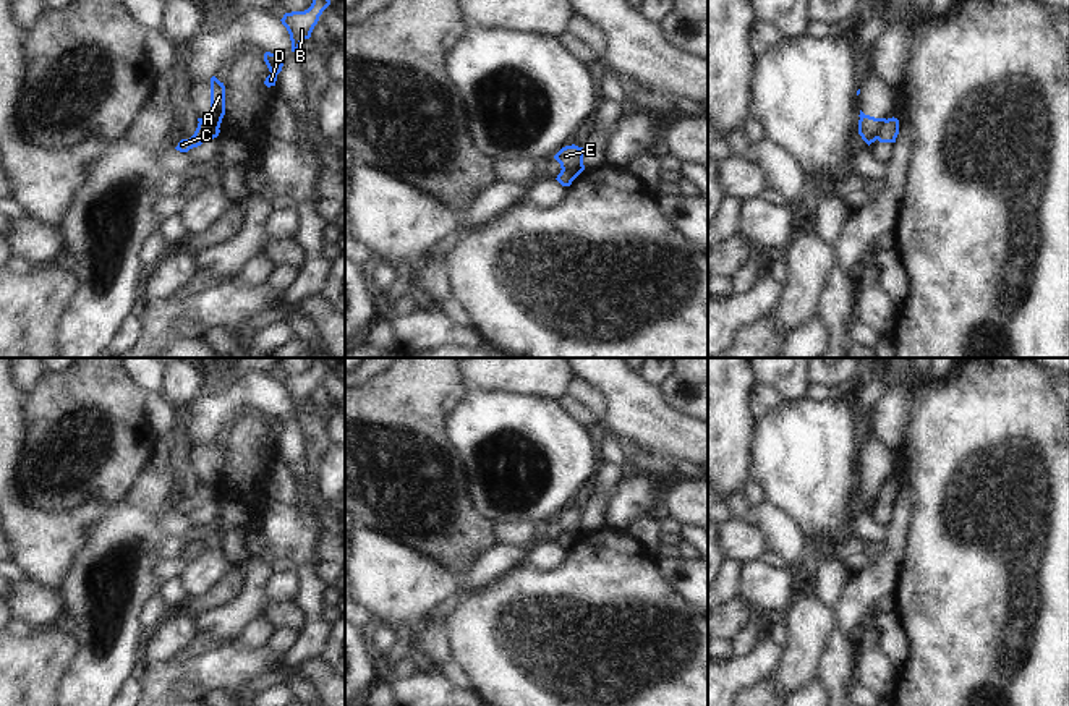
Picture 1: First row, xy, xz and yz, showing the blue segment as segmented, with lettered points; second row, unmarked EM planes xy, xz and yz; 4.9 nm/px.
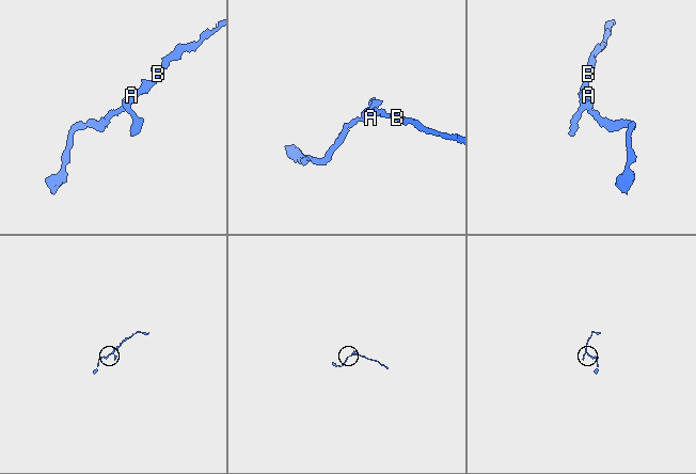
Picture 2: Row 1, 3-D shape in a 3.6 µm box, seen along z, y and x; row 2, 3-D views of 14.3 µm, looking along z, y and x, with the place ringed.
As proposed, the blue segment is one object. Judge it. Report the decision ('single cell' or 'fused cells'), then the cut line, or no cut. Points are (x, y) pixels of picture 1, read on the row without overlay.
fused cells; cut xy (200, 484), (217, 491)

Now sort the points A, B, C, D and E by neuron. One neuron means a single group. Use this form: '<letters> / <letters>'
A B D E / C

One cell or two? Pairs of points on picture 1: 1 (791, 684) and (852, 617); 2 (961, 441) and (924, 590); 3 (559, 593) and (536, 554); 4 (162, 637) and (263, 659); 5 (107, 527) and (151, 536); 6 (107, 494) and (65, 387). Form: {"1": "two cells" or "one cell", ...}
{"1": "two cells", "2": "one cell", "3": "two cells", "4": "two cells", "5": "one cell", "6": "one cell"}

